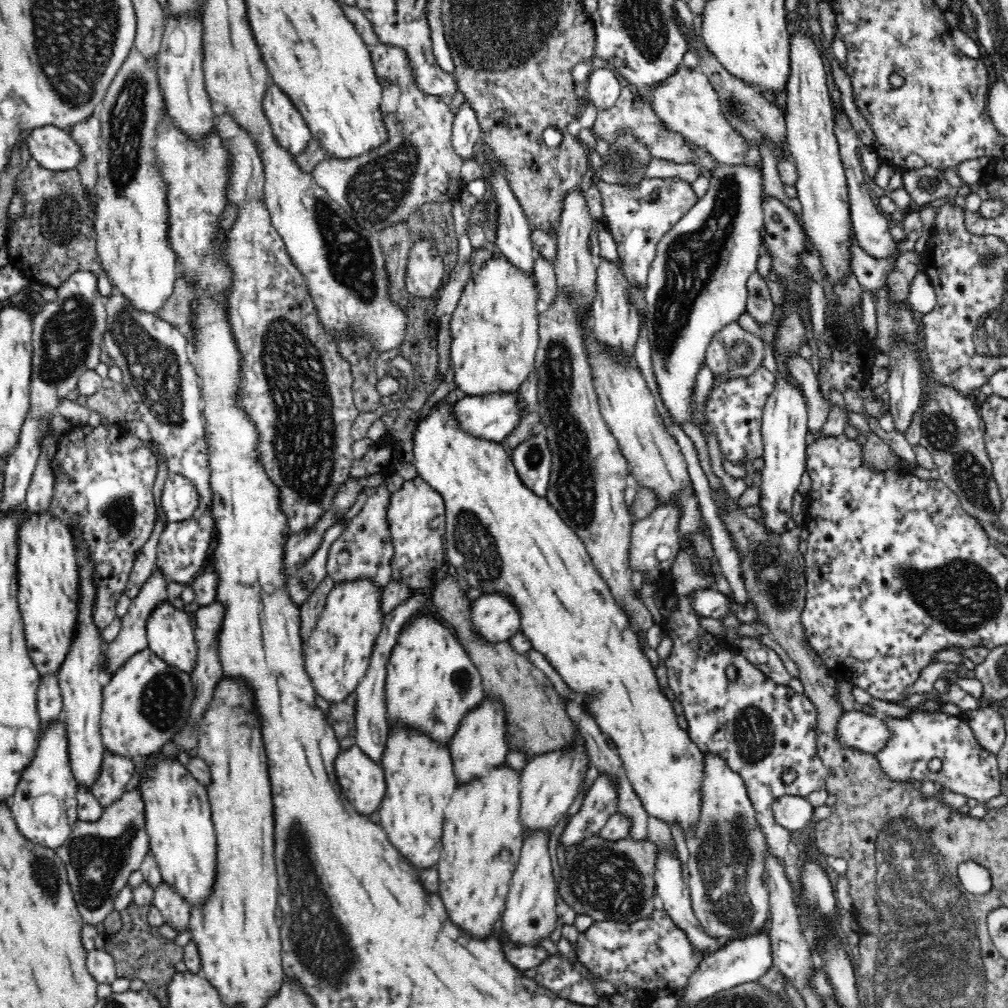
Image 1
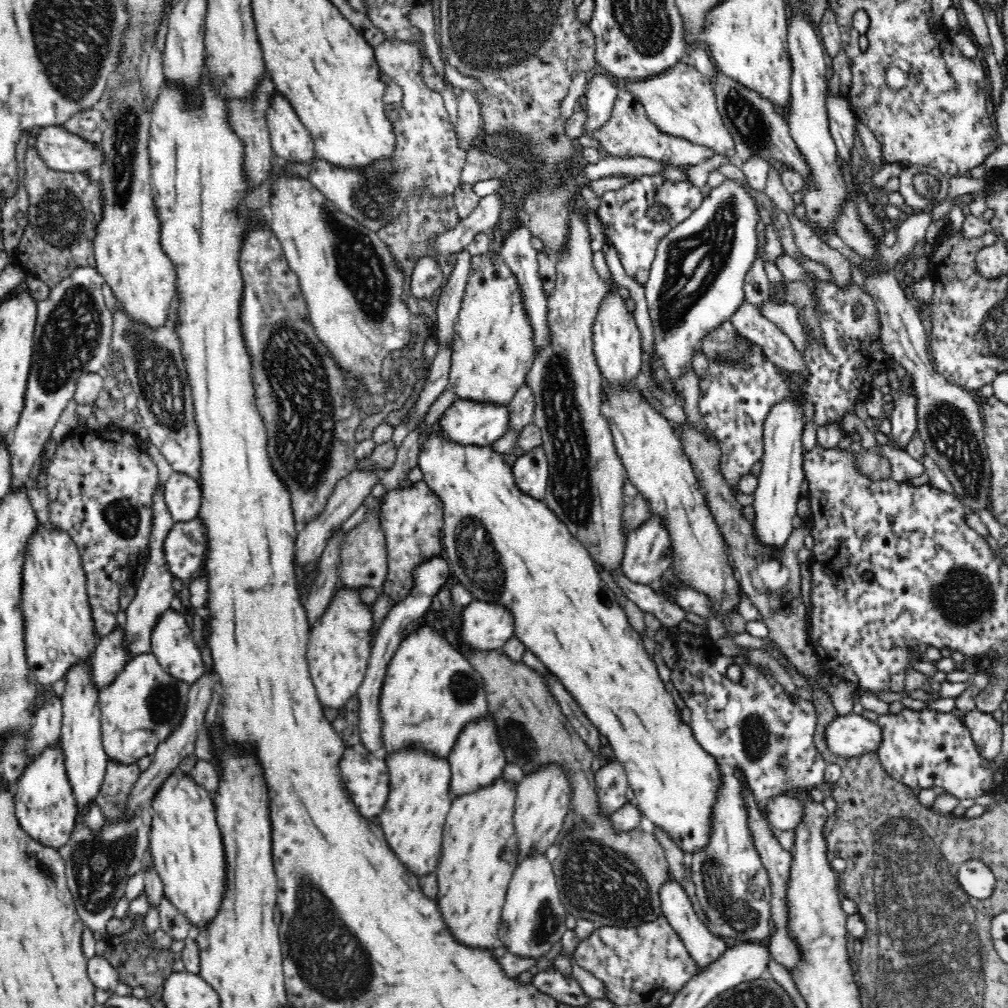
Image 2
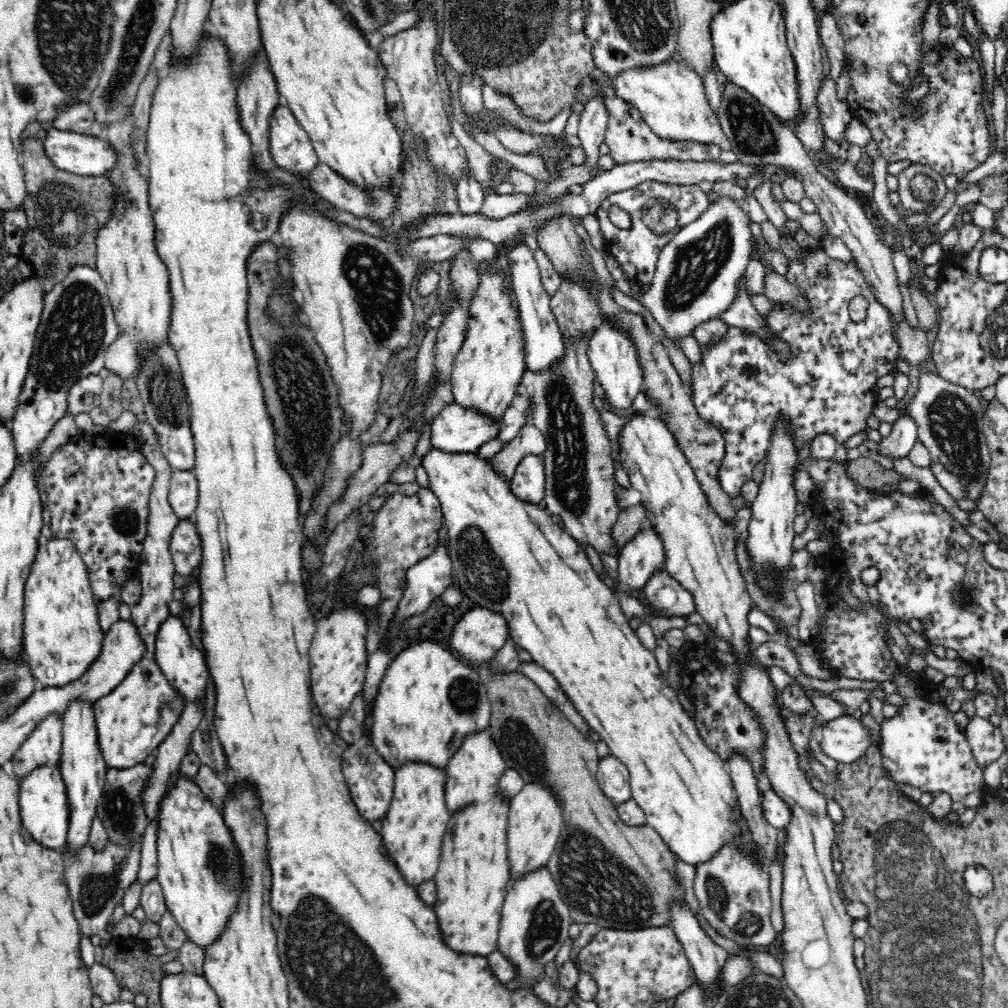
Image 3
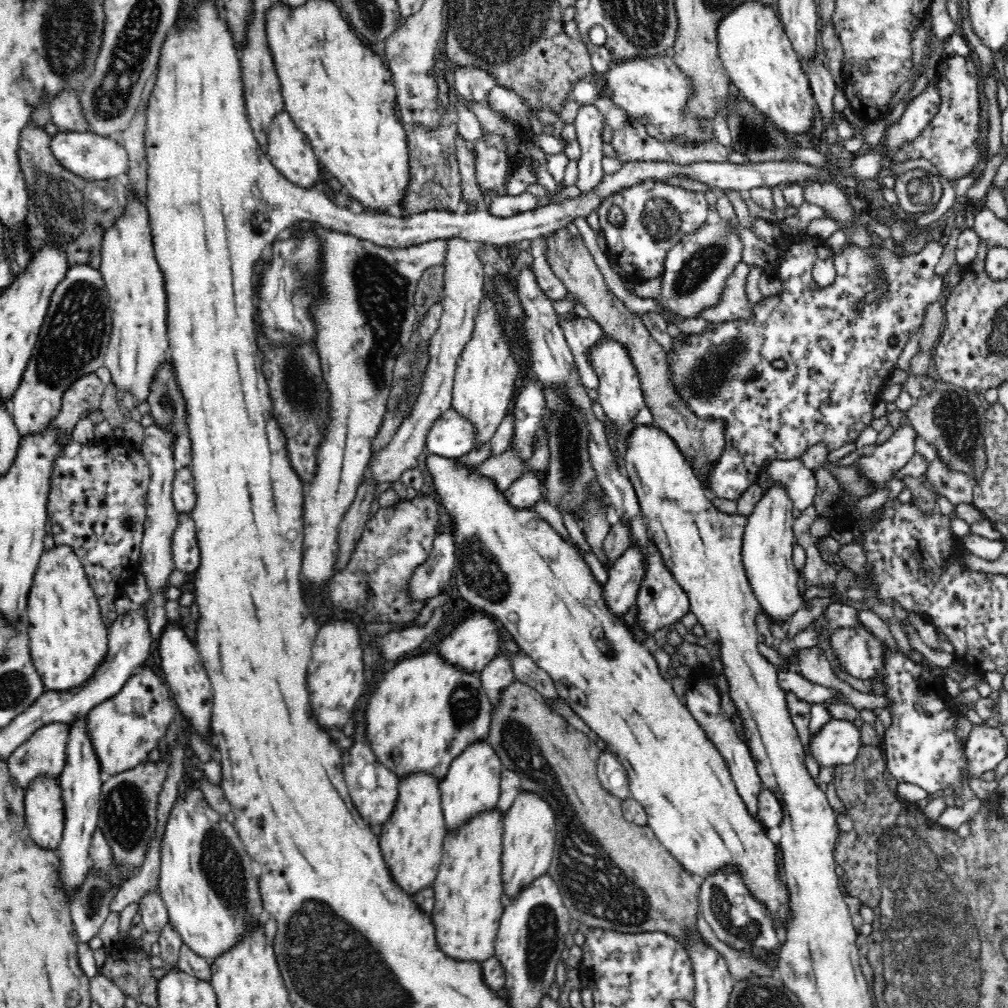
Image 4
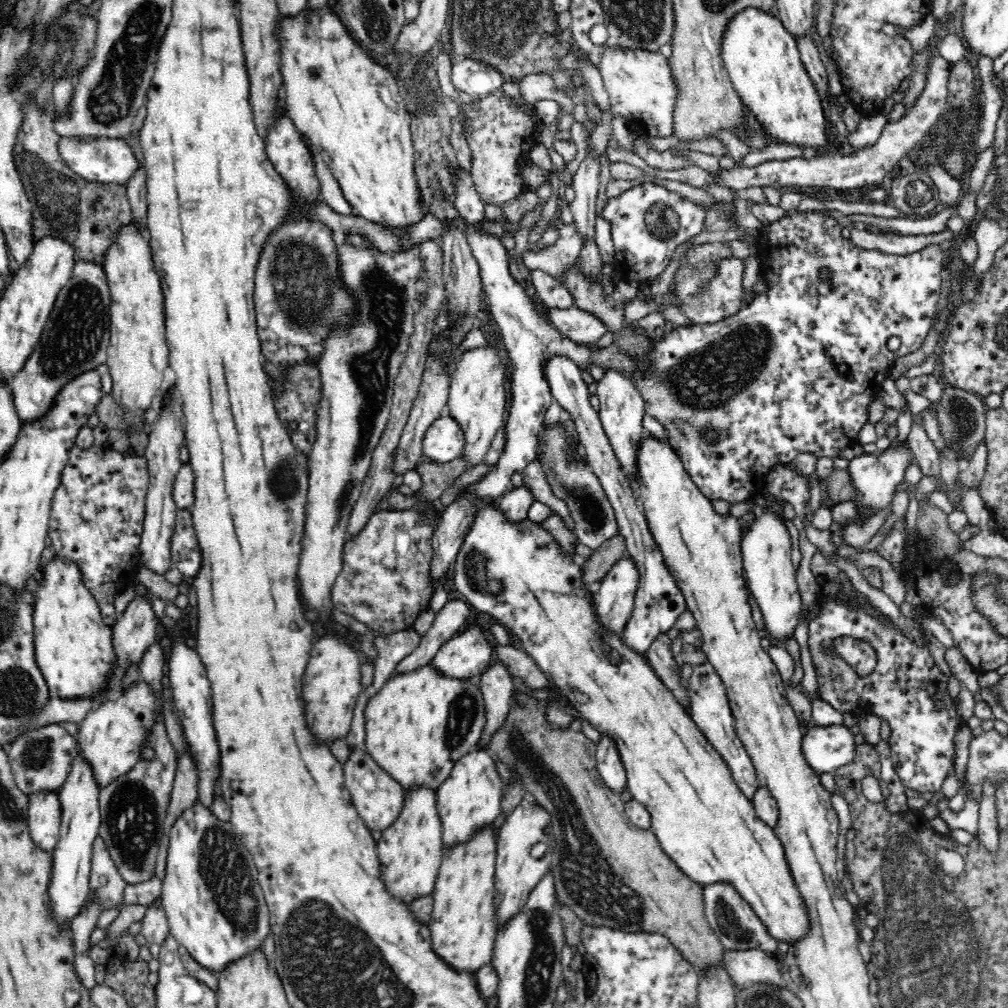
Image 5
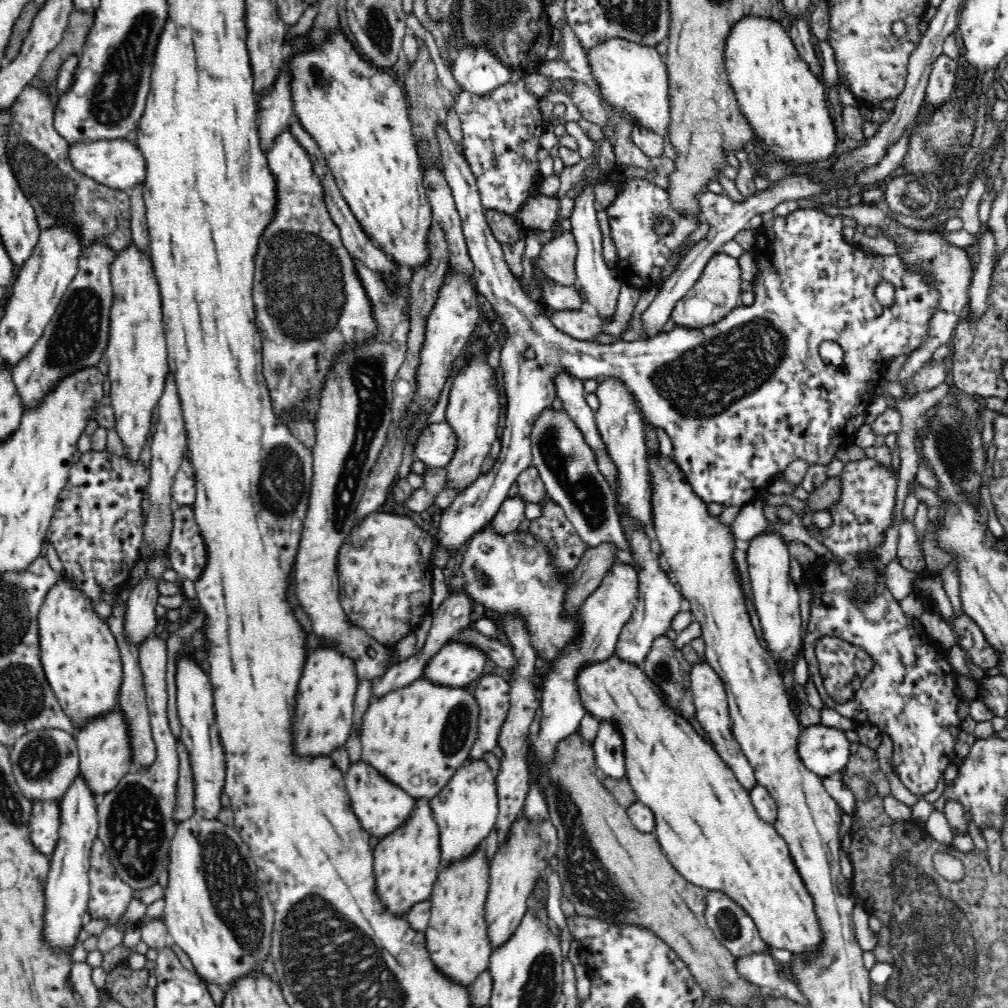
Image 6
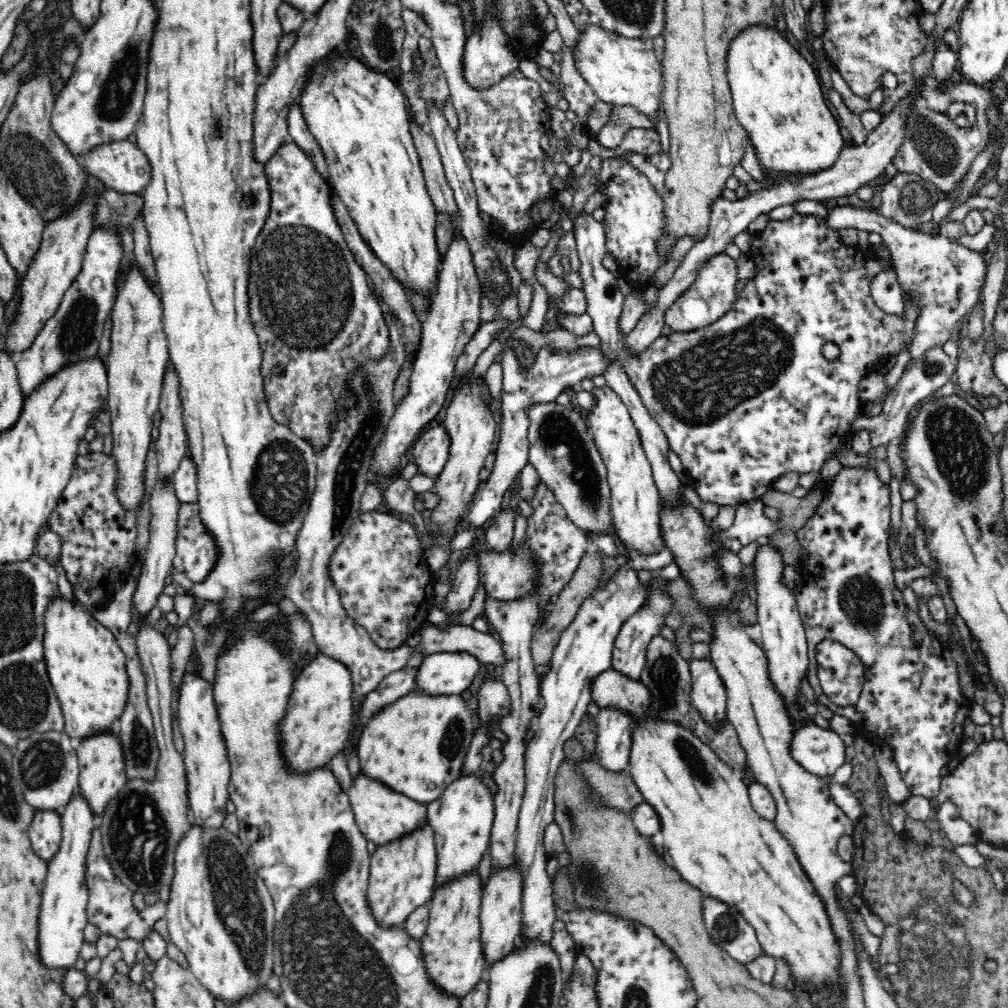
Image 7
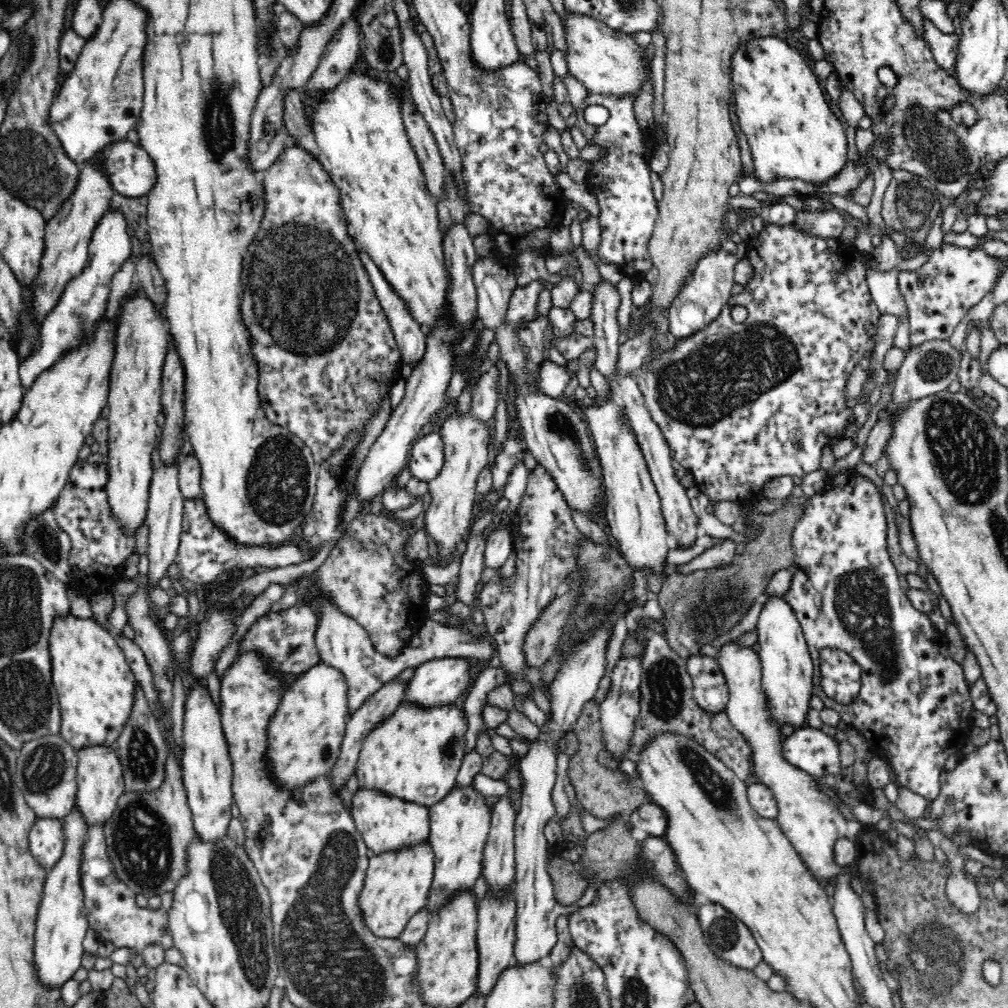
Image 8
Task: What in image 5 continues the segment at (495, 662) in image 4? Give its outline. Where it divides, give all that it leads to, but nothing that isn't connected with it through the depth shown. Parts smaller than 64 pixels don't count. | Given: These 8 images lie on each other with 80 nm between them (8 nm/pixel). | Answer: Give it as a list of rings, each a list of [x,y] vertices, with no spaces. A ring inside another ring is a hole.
[[[497,661],[493,666],[490,664],[477,677],[482,695],[484,695],[487,716],[487,726],[484,728],[484,734],[477,748],[487,748],[489,736],[501,725],[506,716],[511,694],[515,690],[514,680],[510,673],[506,665]]]

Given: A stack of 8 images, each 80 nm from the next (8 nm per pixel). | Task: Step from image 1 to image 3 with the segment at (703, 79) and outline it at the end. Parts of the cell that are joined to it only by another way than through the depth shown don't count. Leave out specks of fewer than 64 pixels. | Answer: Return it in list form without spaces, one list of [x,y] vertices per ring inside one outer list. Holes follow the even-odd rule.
[[[670,62],[660,67],[625,71],[612,78],[612,81],[616,96],[622,96],[634,108],[638,108],[644,121],[658,136],[675,141],[715,144],[722,151],[730,152],[731,140],[708,102],[703,78],[687,65]]]

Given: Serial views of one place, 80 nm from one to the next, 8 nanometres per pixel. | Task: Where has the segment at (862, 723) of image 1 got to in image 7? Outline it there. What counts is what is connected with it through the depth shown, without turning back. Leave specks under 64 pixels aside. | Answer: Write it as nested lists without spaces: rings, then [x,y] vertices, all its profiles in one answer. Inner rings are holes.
[[[816,724],[801,727],[791,740],[791,755],[796,763],[809,773],[821,777],[833,775],[844,764],[844,748],[844,743],[837,732],[832,729],[822,729]]]

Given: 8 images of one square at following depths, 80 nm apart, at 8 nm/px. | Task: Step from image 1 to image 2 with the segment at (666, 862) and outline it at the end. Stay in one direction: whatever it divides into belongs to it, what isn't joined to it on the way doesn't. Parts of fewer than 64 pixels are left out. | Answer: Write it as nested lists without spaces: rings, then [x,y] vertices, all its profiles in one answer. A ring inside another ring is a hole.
[[[672,871],[667,872],[665,881],[659,888],[659,901],[661,902],[661,910],[666,915],[668,922],[672,925],[672,928],[682,937],[682,941],[686,943],[690,955],[696,959],[698,967],[707,965],[712,960],[716,960],[719,954],[727,947],[726,943],[722,941],[721,937],[714,936],[704,924],[700,922],[694,906],[692,906],[692,900],[690,896],[686,894],[684,885],[680,881],[676,881],[674,873]]]

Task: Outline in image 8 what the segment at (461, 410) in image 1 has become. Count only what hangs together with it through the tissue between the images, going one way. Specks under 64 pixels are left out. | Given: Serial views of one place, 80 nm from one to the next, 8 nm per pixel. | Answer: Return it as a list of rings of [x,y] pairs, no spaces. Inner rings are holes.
[[[431,433],[416,440],[410,447],[407,468],[410,477],[428,482],[438,476],[444,462],[444,443],[440,433]]]

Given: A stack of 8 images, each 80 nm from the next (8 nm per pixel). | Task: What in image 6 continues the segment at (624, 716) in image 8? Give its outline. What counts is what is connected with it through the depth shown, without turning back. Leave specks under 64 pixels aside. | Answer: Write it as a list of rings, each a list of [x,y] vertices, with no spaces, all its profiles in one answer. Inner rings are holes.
[[[620,503],[616,505],[620,514],[620,525],[624,530],[624,537],[628,540],[630,554],[634,558],[634,564],[636,564],[636,568],[640,572],[638,573],[637,601],[630,620],[624,625],[623,631],[620,632],[615,651],[619,652],[619,656],[625,658],[627,662],[635,662],[635,664],[642,666],[646,656],[648,656],[648,652],[650,652],[654,639],[670,630],[674,616],[685,608],[686,600],[676,586],[676,582],[674,580],[671,582],[668,571],[662,567],[662,563],[664,563],[662,557],[652,550],[652,538],[647,534],[648,528],[642,525],[642,521],[631,516]],[[609,722],[598,723],[598,732],[593,740],[595,765],[600,775],[620,782],[626,777],[621,736],[619,732],[615,731],[613,724],[609,724]]]

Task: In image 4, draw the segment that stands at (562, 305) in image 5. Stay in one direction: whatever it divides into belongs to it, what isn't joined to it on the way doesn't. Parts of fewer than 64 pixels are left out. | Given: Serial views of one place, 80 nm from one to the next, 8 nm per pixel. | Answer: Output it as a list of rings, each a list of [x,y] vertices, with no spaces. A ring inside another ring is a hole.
[[[545,237],[534,239],[532,248],[528,251],[533,258],[532,265],[534,273],[536,273],[536,279],[538,279],[538,286],[550,299],[556,300],[565,295],[567,288],[551,269],[547,259],[544,239]]]

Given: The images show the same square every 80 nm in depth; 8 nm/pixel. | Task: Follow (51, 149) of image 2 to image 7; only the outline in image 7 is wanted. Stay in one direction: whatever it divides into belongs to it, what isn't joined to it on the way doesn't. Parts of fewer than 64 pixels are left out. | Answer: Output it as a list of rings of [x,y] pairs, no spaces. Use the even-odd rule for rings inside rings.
[[[128,139],[116,141],[110,144],[96,145],[89,149],[83,157],[79,158],[82,168],[89,175],[96,177],[107,189],[115,190],[123,195],[138,195],[148,188],[152,177],[152,168],[149,166],[148,157]]]

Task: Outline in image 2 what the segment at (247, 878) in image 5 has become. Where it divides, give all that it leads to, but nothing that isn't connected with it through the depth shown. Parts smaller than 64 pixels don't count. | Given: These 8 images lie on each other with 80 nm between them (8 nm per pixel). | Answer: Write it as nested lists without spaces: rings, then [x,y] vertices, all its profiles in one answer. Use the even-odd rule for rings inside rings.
[[[174,767],[156,789],[151,808],[150,850],[166,897],[188,915],[192,926],[205,925],[216,912],[223,891],[225,862],[211,794],[189,774]]]

